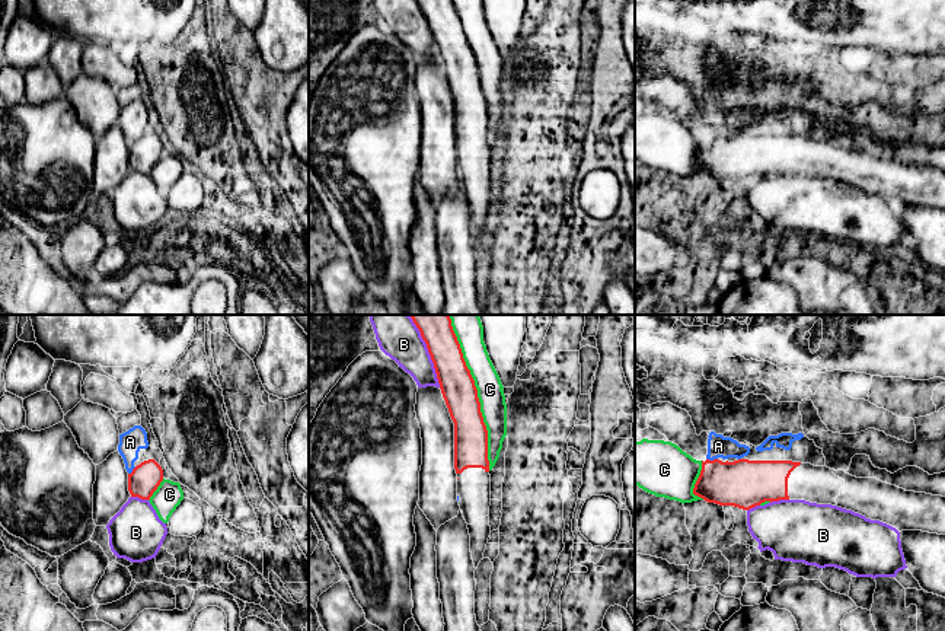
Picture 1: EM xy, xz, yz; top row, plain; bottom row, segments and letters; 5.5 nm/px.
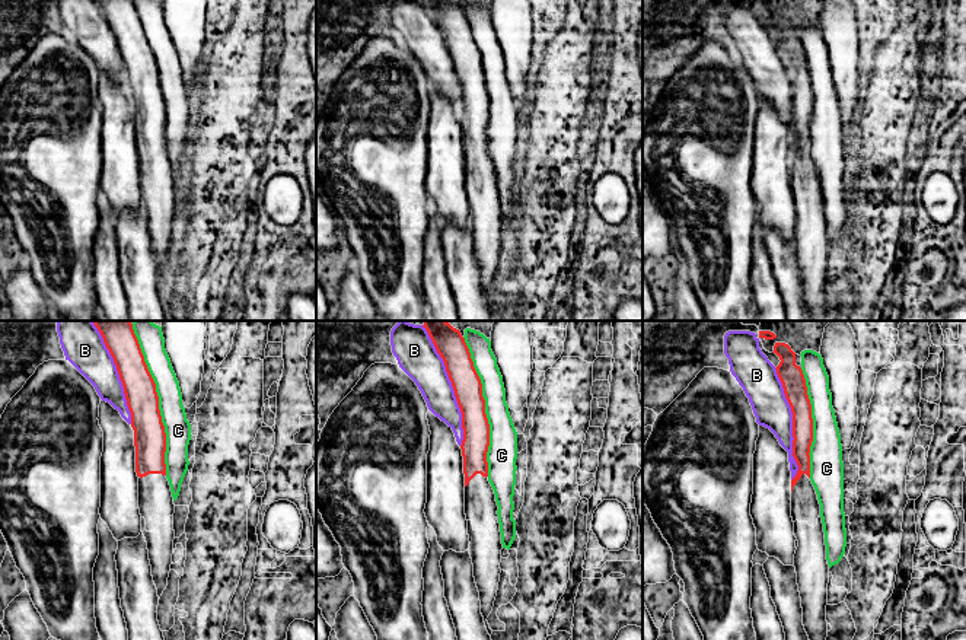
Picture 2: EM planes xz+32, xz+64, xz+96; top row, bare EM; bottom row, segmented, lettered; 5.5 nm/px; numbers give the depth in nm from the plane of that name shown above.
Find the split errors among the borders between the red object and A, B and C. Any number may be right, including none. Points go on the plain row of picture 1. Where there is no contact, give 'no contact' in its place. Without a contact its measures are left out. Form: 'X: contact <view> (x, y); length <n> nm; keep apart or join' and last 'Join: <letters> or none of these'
A: contact yz (714, 133); length 60 nm; keep apart
B: contact xz (431, 31); length 360 nm; keep apart
C: contact xz (478, 72); length 800 nm; keep apart
Join: none of these

